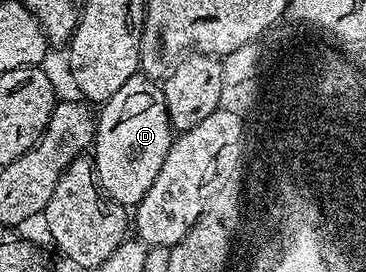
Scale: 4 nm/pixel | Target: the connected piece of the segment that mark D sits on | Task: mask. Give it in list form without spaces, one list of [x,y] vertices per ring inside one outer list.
[[[136,75],[109,100],[102,102],[95,122],[93,160],[99,188],[110,200],[124,207],[138,205],[141,198],[156,185],[158,172],[169,155],[173,130],[167,100],[162,88],[150,77]]]

